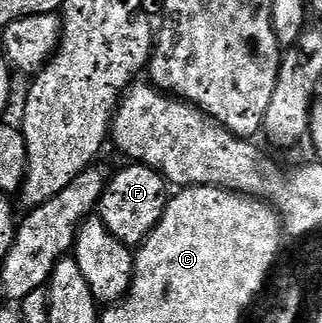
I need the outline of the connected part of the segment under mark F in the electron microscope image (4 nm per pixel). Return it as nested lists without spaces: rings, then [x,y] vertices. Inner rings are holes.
[[[129,163],[126,166],[126,169],[119,170],[114,177],[112,174],[108,178],[105,190],[101,196],[99,216],[102,223],[107,227],[107,231],[111,231],[111,235],[115,235],[115,239],[119,239],[127,246],[137,247],[140,246],[141,242],[148,239],[153,233],[154,227],[163,219],[163,211],[166,205],[169,204],[171,196],[171,186],[164,175],[151,167],[140,163]]]

